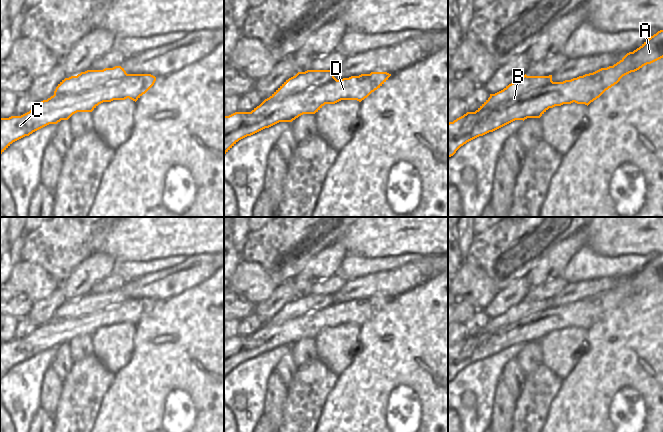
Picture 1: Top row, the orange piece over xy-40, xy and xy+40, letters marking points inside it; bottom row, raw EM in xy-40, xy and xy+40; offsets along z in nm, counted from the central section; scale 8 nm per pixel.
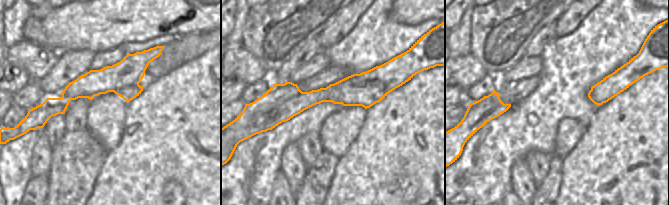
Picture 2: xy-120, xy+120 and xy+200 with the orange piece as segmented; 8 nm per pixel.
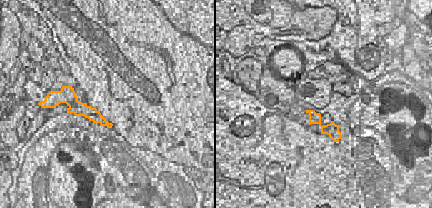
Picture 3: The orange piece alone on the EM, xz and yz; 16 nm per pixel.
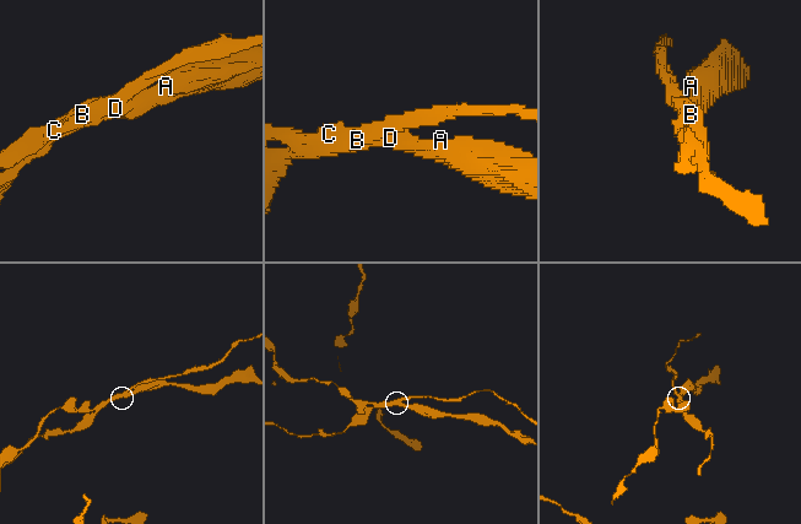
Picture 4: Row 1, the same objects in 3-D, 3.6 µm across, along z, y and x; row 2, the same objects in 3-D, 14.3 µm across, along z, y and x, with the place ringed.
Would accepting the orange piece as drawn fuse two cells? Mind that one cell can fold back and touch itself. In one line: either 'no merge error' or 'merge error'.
merge error

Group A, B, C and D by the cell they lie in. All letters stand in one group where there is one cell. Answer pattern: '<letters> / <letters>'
A / B C D

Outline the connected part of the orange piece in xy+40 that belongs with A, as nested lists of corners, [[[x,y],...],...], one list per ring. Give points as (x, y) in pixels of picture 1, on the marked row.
[[[663,30],[648,38],[639,48],[627,53],[619,62],[607,68],[593,72],[594,79],[590,83],[595,87],[595,94],[602,94],[620,79],[663,58]]]

